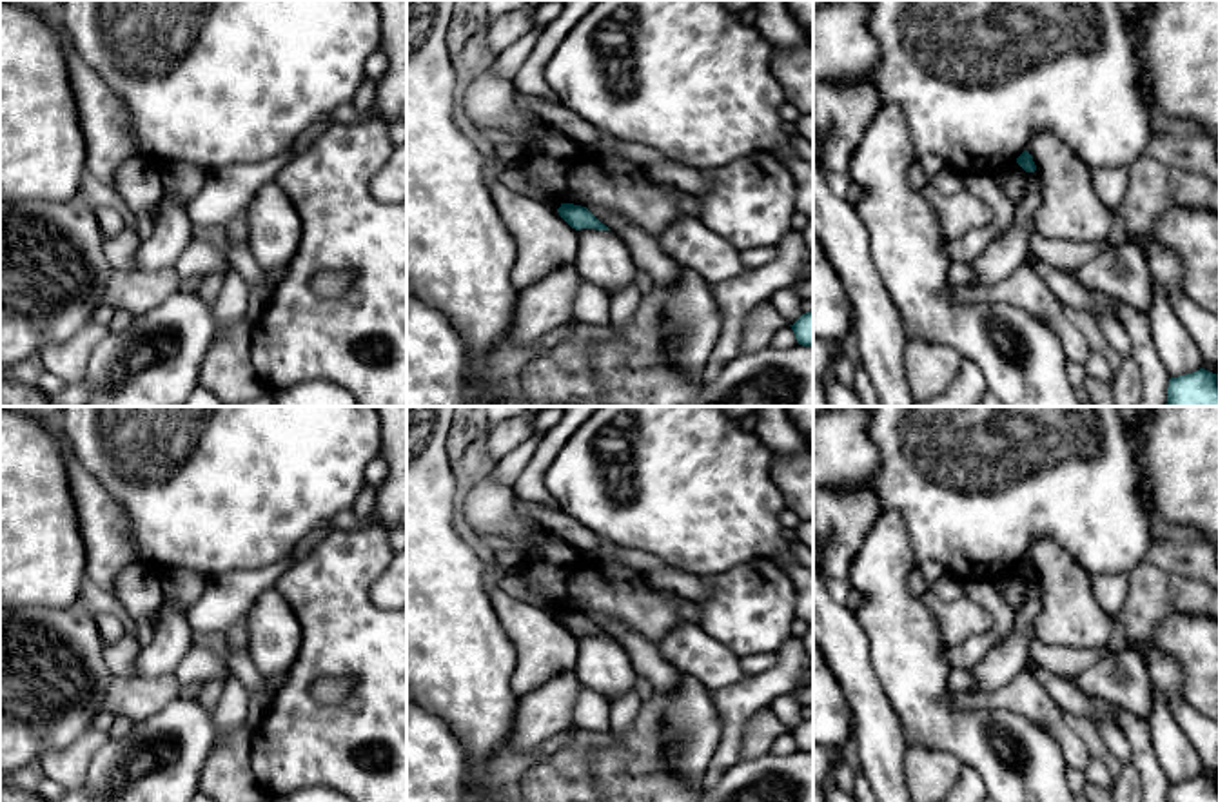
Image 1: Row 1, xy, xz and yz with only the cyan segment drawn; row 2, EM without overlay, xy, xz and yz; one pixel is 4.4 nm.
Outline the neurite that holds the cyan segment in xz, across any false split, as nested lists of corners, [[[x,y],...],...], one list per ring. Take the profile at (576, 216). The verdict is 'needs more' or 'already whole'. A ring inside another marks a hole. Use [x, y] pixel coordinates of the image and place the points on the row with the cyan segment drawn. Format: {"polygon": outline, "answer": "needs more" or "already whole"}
{"polygon": [[[561,203],[557,212],[575,230],[581,229],[610,230],[586,207],[574,205],[574,203]]], "answer": "already whole"}

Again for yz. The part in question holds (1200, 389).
{"polygon": [[[1200,368],[1169,379],[1167,406],[1218,406],[1218,374]]], "answer": "already whole"}

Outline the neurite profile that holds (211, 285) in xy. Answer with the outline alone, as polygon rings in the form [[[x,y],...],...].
[[[212,272],[205,276],[200,287],[196,289],[198,296],[212,307],[221,290],[223,279],[225,272]]]

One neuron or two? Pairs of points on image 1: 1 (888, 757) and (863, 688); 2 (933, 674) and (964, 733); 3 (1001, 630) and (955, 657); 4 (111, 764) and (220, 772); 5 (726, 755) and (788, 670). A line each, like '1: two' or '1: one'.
1: one
2: one
3: one
4: two
5: one

